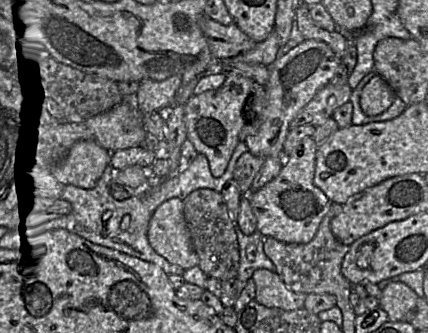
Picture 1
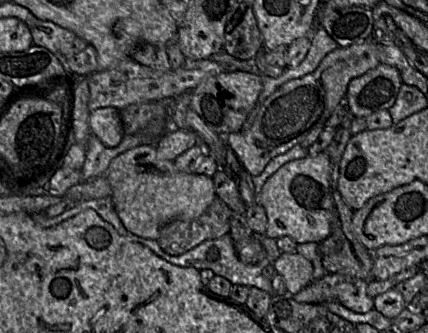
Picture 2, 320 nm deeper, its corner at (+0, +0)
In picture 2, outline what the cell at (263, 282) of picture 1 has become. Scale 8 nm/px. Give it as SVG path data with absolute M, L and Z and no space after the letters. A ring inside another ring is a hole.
M326 274L312 281L292 296L299 303L323 304L338 302L357 312L367 313L373 309L373 298L368 296L368 281L343 274Z

